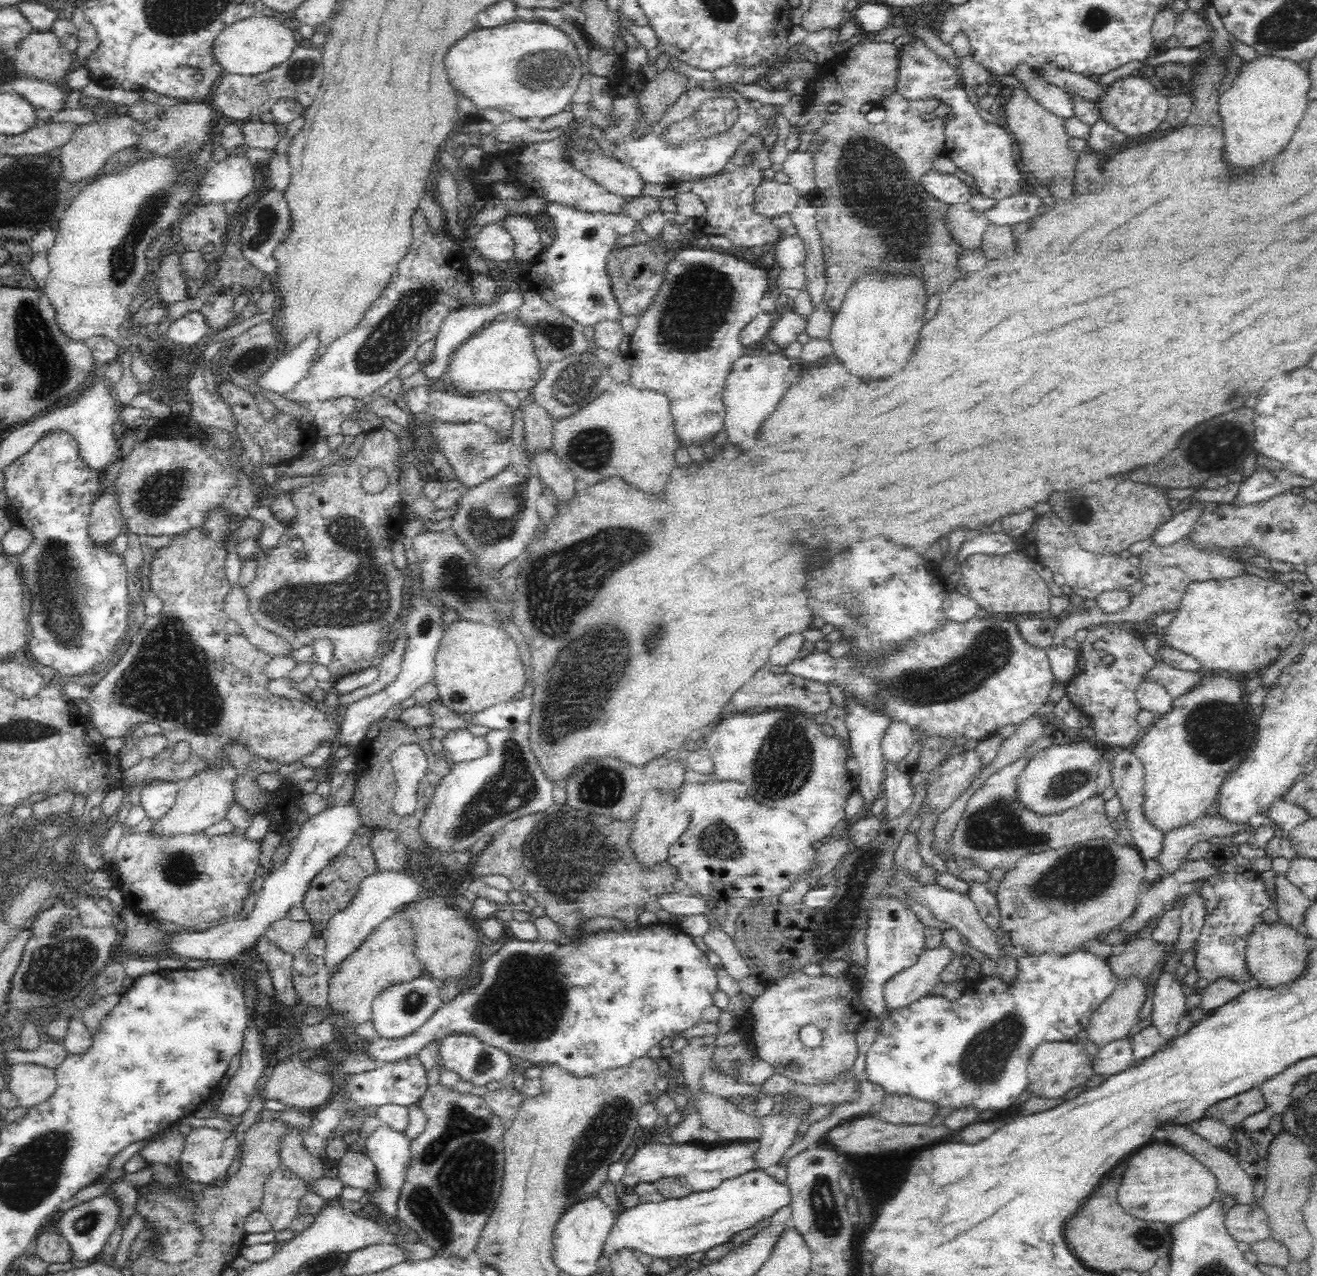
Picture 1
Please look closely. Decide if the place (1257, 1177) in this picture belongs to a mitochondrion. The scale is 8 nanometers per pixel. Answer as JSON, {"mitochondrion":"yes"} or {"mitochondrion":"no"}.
{"mitochondrion":"no"}

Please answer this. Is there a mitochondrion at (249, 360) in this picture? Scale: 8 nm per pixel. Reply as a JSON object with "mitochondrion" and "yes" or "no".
{"mitochondrion":"no"}

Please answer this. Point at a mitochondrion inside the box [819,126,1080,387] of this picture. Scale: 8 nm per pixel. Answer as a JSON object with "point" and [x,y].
{"point":[876,192]}

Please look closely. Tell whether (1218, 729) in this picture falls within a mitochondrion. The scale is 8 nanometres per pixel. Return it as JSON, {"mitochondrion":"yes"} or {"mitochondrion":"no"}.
{"mitochondrion":"yes"}

